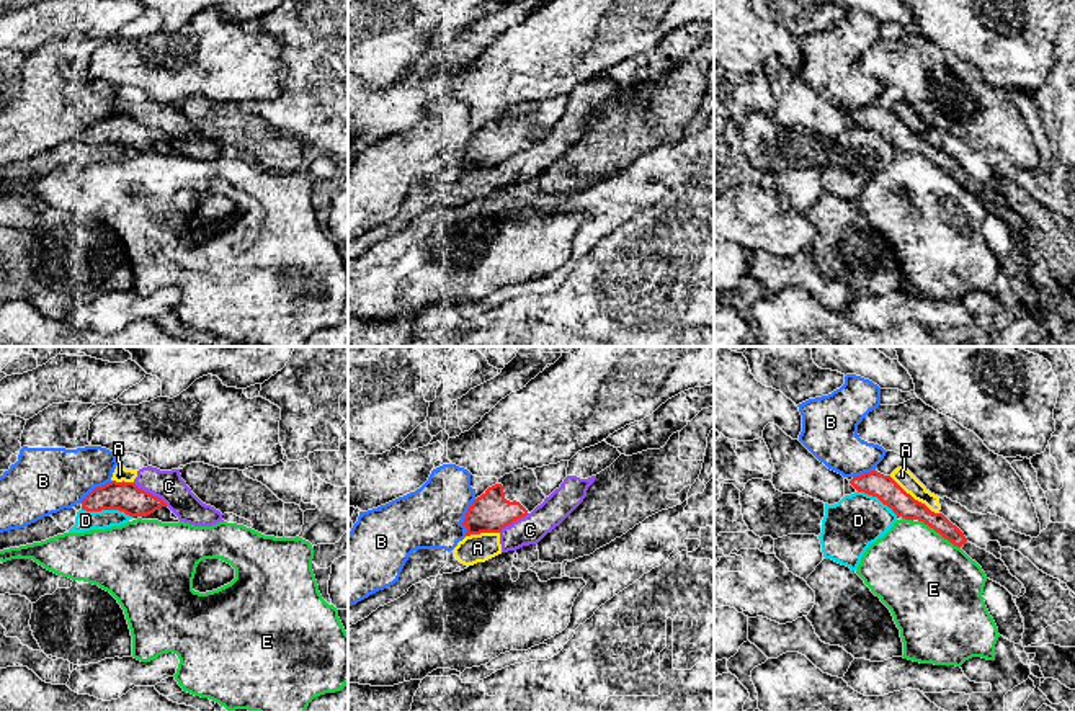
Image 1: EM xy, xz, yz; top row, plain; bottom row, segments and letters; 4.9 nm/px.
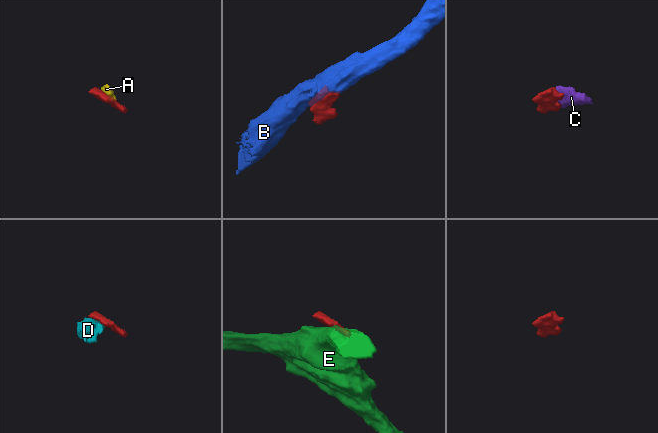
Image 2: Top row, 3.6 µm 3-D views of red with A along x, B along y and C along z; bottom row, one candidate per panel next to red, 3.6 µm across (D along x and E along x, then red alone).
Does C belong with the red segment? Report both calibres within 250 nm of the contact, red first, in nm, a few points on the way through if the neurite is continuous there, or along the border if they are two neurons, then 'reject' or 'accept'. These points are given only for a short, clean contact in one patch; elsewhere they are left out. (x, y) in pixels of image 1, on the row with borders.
150/150 nm | reject

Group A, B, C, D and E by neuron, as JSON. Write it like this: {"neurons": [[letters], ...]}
{"neurons": [["A", "C"], ["B"], ["D"], ["E"]]}

